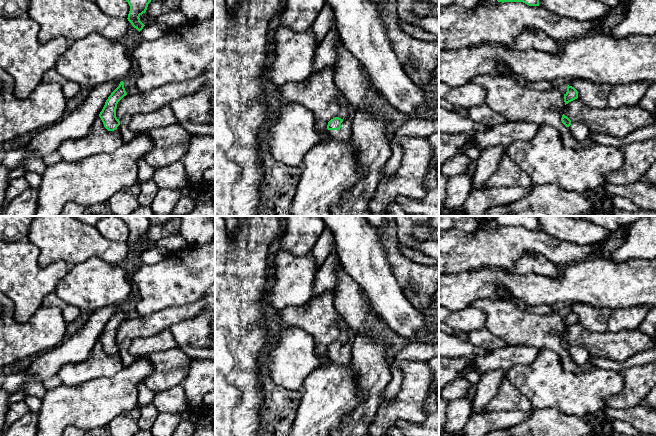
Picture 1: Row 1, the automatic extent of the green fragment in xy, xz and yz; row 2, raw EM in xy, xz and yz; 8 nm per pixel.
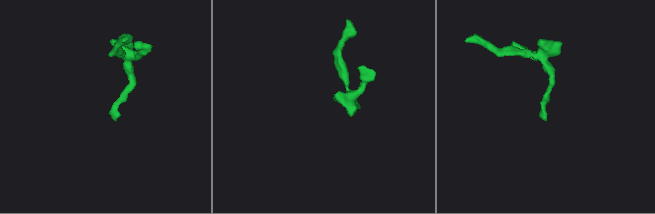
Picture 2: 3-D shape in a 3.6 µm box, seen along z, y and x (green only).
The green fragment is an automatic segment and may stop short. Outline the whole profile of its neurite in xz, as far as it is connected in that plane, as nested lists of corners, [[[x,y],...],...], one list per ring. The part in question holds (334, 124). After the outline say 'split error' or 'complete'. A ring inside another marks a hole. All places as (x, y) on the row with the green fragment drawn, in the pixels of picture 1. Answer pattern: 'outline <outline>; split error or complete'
outline [[[351,107],[349,114],[346,117],[347,121],[335,117],[328,122],[327,129],[328,134],[338,141],[346,141],[351,139],[352,136],[352,122],[356,116],[356,108]]]; split error

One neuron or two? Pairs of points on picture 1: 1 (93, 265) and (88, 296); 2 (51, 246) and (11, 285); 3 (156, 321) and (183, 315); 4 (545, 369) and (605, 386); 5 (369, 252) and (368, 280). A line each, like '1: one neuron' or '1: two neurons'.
1: one neuron
2: two neurons
3: one neuron
4: one neuron
5: one neuron

